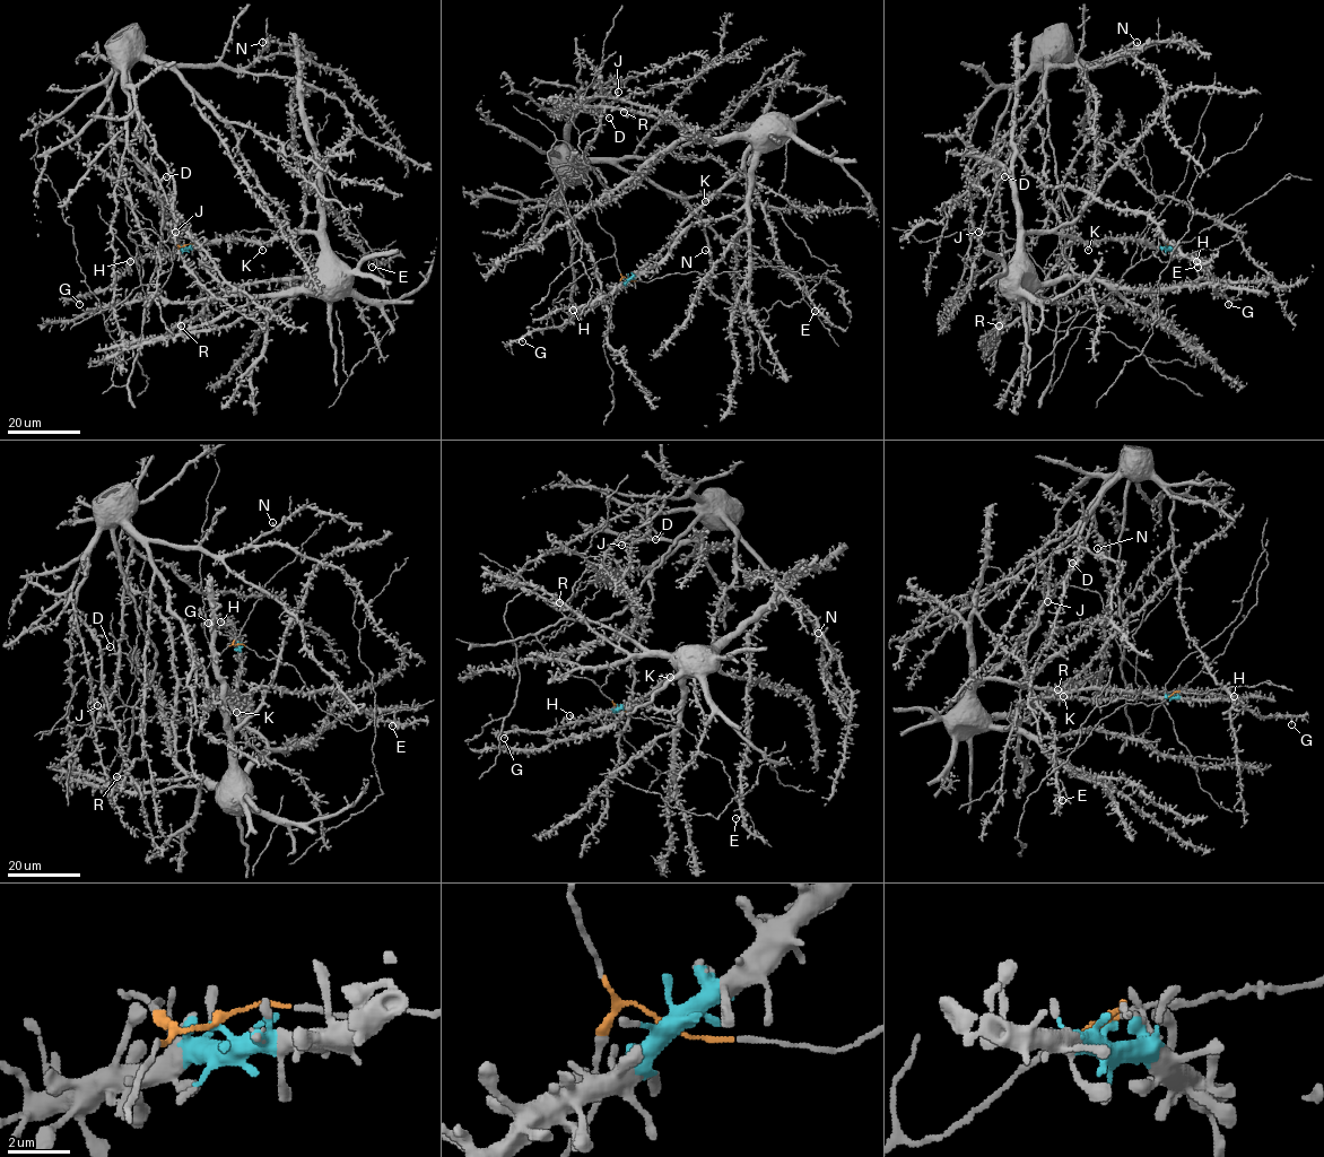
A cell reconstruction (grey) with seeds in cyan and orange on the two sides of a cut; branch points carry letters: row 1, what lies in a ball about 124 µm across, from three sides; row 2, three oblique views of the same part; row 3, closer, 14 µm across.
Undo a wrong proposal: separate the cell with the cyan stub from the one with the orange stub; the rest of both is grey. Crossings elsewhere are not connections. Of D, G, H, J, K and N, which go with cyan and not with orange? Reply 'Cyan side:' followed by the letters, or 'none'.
Cyan side: G, H, K

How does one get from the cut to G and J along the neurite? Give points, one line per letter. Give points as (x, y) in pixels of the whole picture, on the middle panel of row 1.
G: (627, 279), (588, 310), (562, 324), (524, 335), (522, 341)
J: (627, 279), (608, 331), (589, 248), (550, 200), (567, 165), (577, 96), (616, 79), (618, 92)

